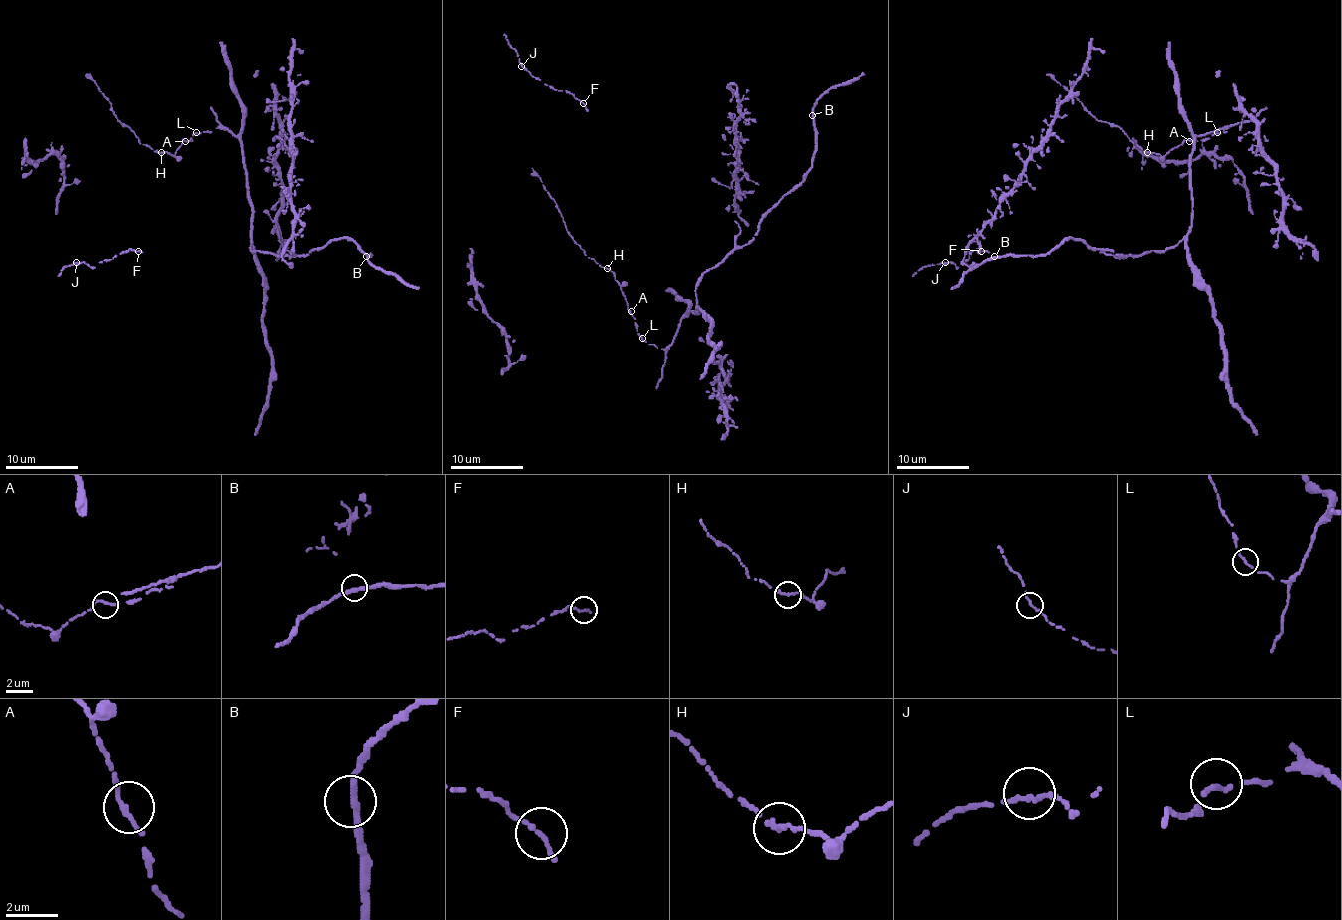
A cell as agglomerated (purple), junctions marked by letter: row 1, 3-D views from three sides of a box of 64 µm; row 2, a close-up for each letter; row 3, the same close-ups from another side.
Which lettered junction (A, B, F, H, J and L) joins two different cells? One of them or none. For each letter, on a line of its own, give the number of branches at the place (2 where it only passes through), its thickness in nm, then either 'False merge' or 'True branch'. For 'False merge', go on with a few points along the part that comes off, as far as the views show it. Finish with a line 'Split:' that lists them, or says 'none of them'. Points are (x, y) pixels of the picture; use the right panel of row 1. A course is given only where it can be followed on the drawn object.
A: Branches: 1. Thickness 280 nm. True branch
B: Branches: 2. Thickness 300 nm. True branch
F: Branches: 1. Thickness 280 nm. True branch
H: Branches: 1. Thickness 280 nm. True branch
J: Branches: 1. Thickness 280 nm. True branch
L: Branches: 2. Thickness 200 nm. True branch
Split: none of them

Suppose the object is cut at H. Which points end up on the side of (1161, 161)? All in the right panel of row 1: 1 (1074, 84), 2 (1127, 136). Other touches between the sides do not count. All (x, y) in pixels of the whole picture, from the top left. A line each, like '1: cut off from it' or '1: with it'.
1: with it
2: cut off from it

